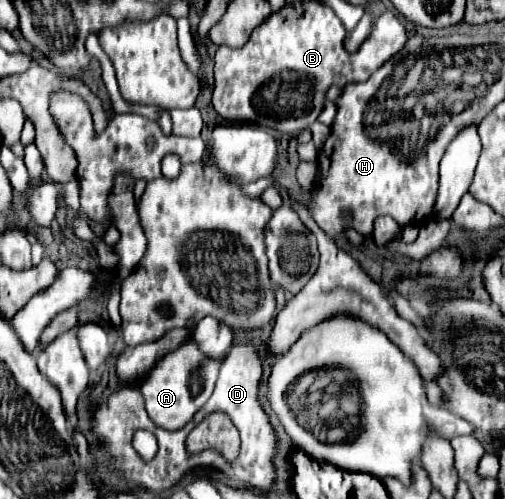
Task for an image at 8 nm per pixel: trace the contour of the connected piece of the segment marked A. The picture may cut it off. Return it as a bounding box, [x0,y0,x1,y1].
[140,337,224,431]

